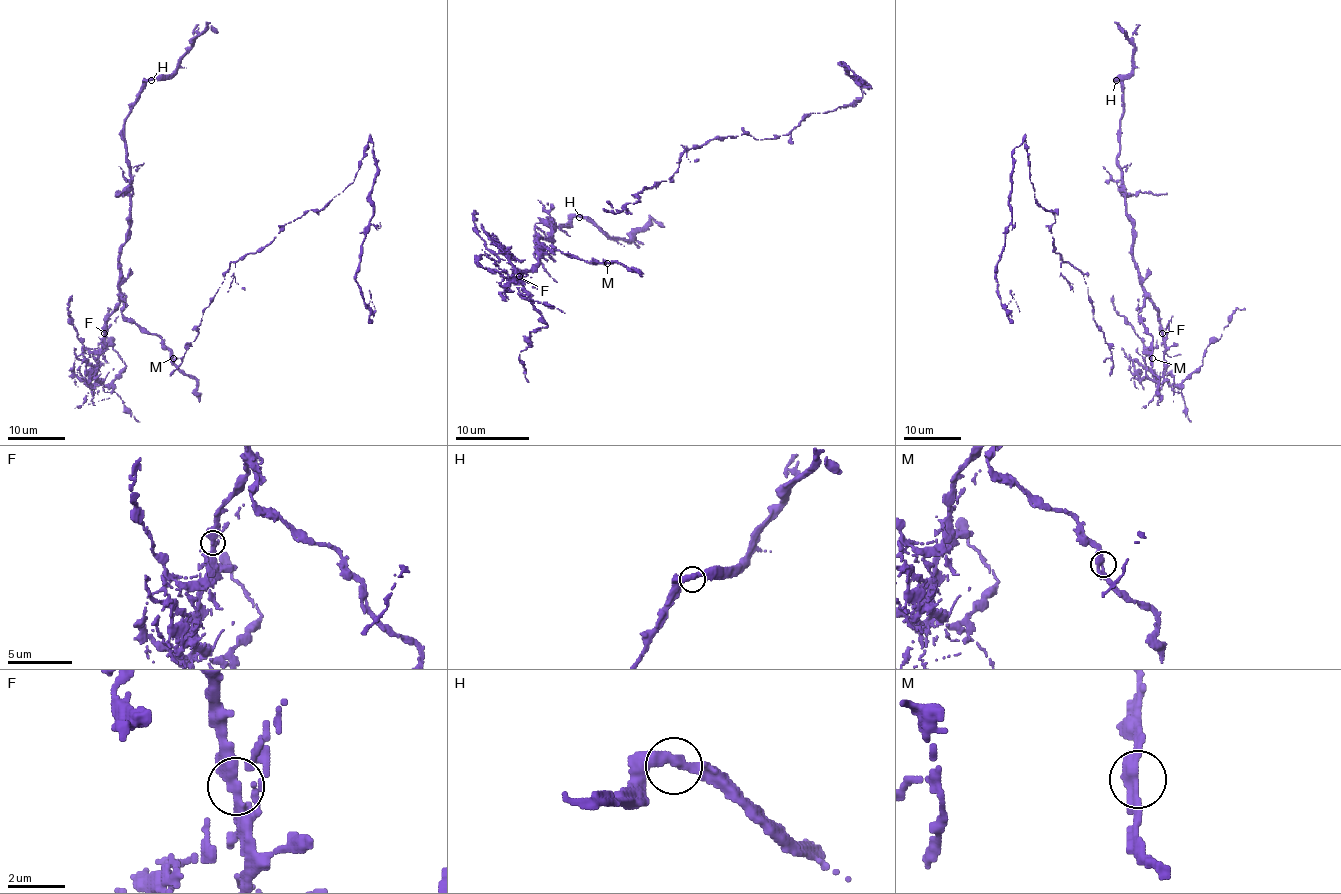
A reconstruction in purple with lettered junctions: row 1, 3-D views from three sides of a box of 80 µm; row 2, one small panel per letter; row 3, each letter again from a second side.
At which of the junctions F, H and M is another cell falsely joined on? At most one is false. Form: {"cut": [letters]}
{"cut": ["F"]}

